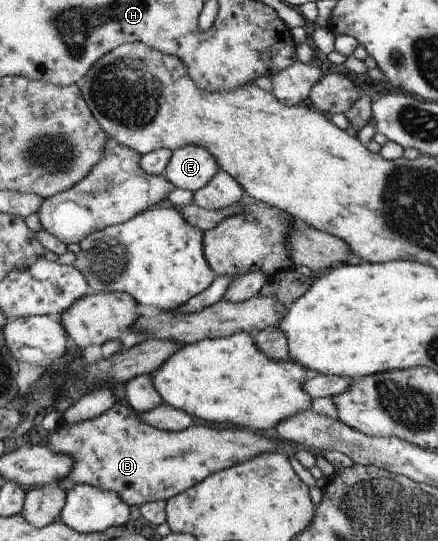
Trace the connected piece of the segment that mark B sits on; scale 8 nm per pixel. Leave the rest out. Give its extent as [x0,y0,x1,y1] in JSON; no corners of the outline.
[46,403,279,506]

